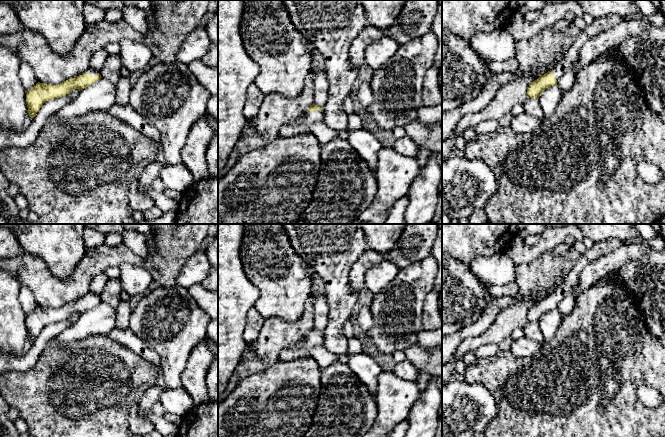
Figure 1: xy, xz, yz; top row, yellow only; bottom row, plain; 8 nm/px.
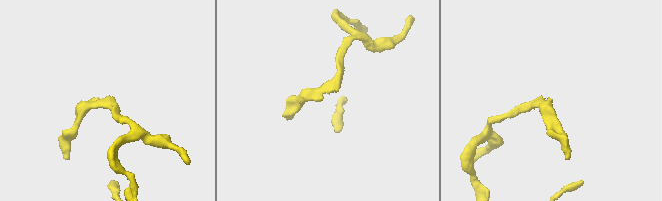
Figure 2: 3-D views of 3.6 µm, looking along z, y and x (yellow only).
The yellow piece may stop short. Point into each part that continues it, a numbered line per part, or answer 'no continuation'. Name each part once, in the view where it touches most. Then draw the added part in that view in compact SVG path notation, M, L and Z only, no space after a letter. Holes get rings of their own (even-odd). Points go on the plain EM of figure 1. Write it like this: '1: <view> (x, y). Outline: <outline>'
1: xz (304, 350). Outline: M324 334L312 335L306 337L305 341L293 349L287 348L281 351L280 360L294 361L300 358L311 357L311 349L317 345L322 345L324 342Z

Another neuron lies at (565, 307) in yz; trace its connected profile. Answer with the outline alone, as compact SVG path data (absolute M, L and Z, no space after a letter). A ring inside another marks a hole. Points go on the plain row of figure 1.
M577 294L566 296L557 306L557 310L565 317L569 315L575 306Z

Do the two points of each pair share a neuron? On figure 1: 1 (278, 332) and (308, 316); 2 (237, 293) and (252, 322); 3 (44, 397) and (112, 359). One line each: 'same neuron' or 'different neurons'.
1: same neuron
2: different neurons
3: same neuron

